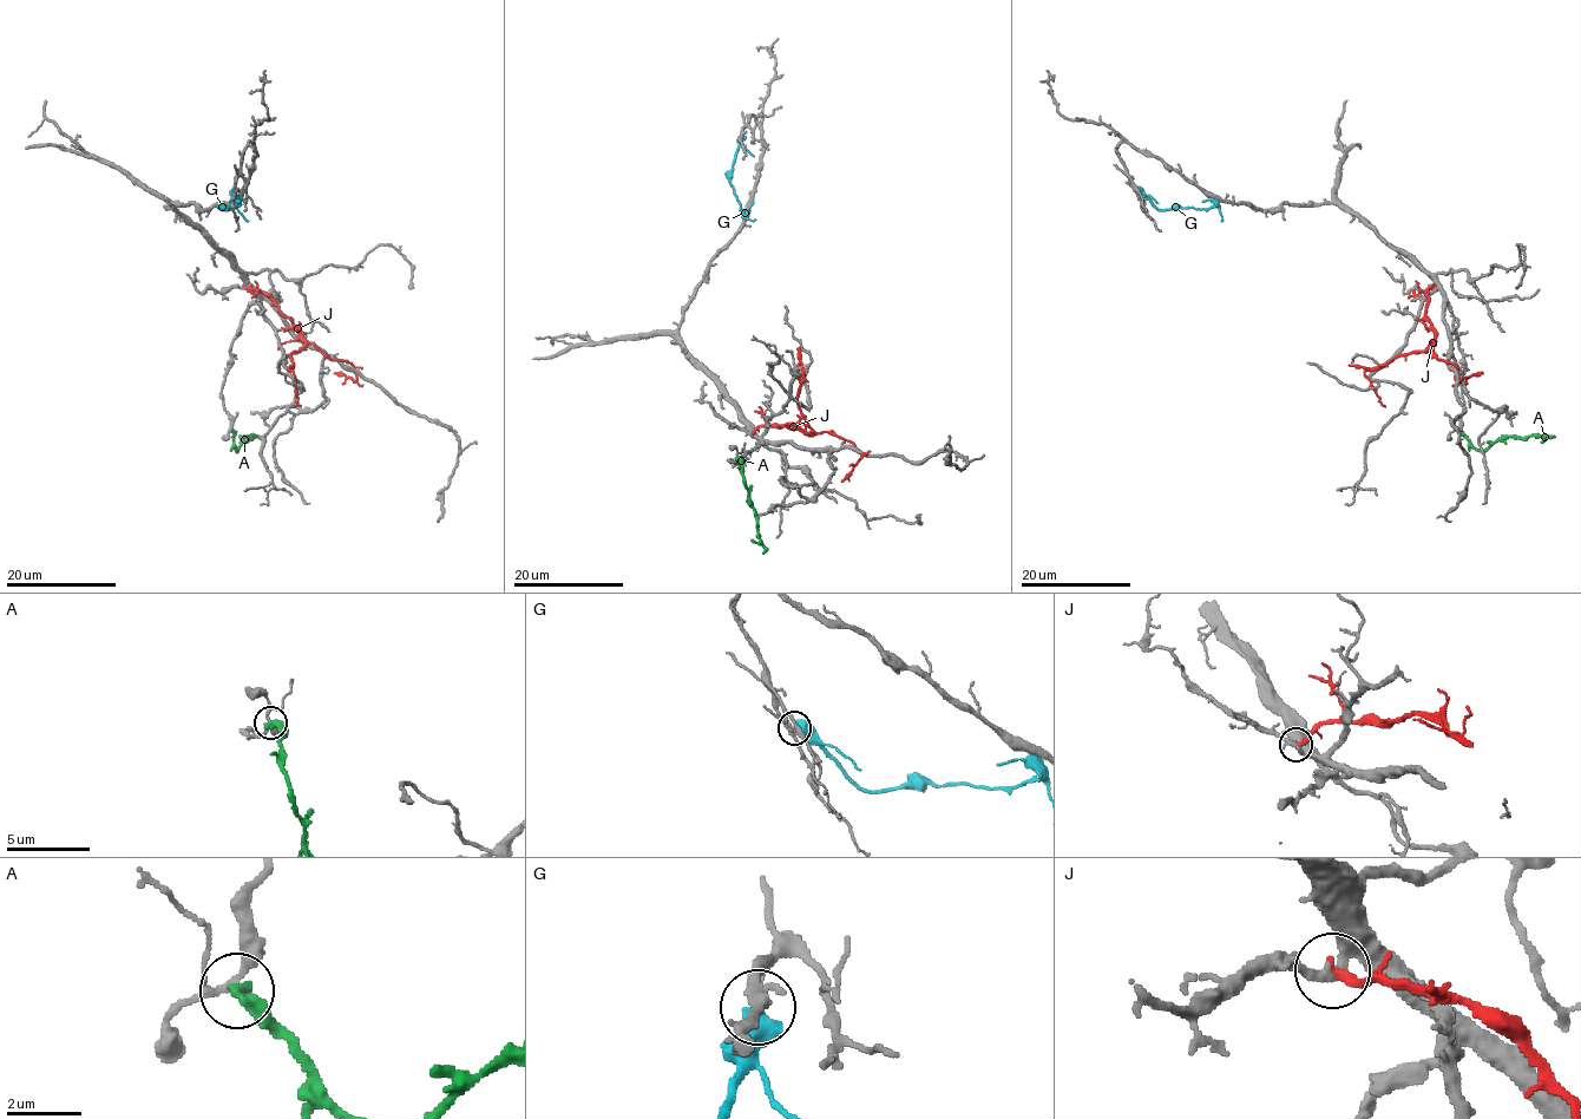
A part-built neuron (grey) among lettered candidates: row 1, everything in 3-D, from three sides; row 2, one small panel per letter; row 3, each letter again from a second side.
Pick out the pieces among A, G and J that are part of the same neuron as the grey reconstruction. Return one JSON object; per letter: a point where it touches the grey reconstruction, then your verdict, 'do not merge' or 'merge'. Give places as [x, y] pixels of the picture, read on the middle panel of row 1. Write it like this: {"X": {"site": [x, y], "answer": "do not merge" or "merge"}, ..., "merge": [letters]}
{"A": {"site": [737, 457], "answer": "do not merge"}, "G": {"site": [742, 135], "answer": "do not merge"}, "J": {"site": [750, 433], "answer": "do not merge"}, "merge": []}

